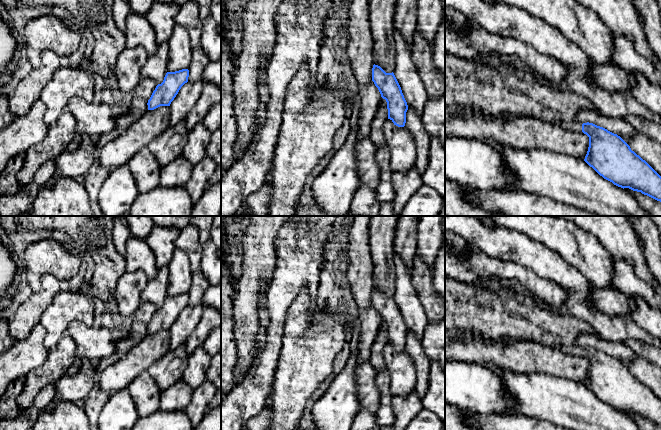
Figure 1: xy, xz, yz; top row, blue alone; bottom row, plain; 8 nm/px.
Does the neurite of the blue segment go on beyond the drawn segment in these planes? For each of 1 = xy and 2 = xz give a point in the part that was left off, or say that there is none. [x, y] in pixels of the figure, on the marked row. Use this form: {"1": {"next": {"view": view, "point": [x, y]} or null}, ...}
{"1": {"next": null}, "2": {"next": null}}

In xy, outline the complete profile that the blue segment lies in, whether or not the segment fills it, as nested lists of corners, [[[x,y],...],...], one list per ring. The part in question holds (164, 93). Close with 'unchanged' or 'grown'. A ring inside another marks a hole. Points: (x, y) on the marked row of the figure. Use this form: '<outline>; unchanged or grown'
[[[188,69],[167,72],[163,82],[156,86],[148,100],[148,110],[154,110],[160,106],[170,106],[181,87],[188,82],[188,77]]]; unchanged

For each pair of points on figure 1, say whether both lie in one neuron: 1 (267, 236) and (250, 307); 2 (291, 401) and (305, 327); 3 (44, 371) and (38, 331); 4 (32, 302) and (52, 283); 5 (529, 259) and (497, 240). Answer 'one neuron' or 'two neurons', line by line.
1: one neuron
2: one neuron
3: two neurons
4: one neuron
5: one neuron

